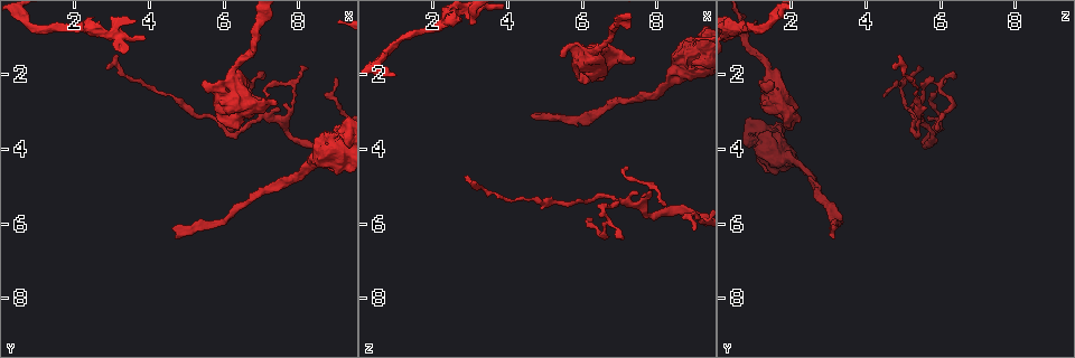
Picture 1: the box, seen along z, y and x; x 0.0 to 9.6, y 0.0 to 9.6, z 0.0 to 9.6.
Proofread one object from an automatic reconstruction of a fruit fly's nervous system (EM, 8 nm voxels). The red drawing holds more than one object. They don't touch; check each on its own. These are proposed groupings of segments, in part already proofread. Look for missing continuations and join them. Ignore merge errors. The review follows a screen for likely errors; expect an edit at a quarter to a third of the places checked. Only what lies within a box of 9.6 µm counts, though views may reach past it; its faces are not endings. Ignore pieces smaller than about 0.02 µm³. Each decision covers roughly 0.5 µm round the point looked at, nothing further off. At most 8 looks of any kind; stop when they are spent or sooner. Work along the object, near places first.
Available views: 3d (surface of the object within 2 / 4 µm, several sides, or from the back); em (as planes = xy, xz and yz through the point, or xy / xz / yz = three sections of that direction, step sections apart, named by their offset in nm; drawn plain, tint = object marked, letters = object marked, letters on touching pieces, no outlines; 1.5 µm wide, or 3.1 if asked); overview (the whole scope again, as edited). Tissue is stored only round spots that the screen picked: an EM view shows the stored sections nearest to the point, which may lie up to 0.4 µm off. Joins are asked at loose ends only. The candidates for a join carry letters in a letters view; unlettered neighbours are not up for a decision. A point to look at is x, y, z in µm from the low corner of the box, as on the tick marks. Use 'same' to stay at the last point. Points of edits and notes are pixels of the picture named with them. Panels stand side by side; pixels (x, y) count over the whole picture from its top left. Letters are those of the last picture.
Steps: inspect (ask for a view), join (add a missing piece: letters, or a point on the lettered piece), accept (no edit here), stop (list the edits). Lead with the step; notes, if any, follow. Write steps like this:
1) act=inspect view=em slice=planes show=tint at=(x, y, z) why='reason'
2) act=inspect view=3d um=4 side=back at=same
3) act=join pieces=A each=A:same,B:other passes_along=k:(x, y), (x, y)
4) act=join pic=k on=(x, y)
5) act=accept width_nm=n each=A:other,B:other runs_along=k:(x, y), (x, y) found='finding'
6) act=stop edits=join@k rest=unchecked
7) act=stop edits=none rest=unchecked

act=inspect view=3d um=2 at=(4.60, 6.15, 3.05) why='long arm stops here'

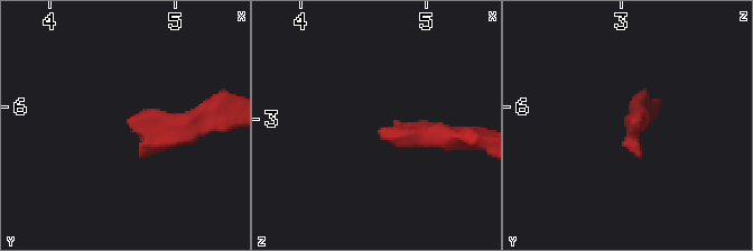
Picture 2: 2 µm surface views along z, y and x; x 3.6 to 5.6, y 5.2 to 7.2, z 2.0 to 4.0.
act=inspect view=em slice=xz step=4 show=letters at=(4.64, 6.10, 3.12)

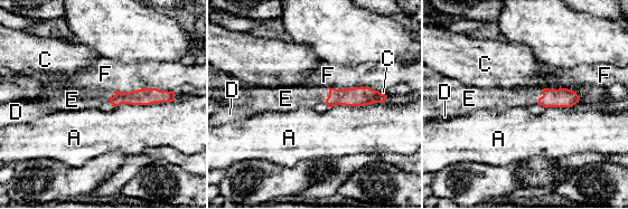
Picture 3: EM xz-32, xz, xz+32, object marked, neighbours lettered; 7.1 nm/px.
act=join pieces=E each=A:other,C:other,D:other,E:same,F:other passes_along=3:(562, 97), (540, 97), (505, 98) found='the neuron continues'

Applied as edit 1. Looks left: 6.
act=inspect view=em slice=xy step=4 show=tint at=(5.55, 2.30, 1.55) why='thin end'

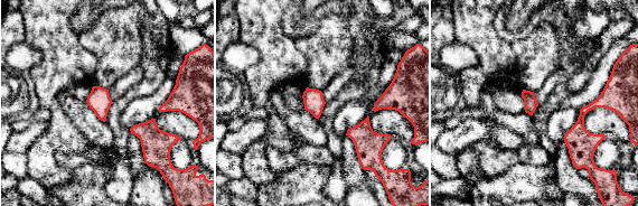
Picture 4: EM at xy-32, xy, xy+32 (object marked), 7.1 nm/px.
act=inspect view=em slice=planes show=letters at=same why='cut it another way'

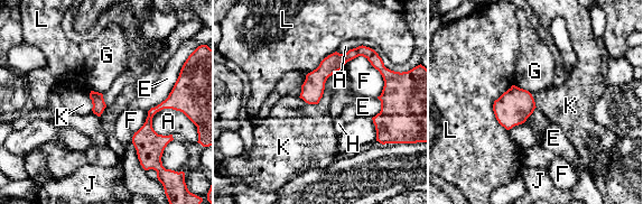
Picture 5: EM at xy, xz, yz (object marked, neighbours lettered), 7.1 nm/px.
act=accept longest_contact=F:360nm each=A:other,E:other,F:other,G:other,H:other,J:other,K:other,L:other border=5:(299, 96), (308, 103), (317, 104) found='no lettered piece goes on from it'

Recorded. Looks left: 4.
act=inspect view=3d um=4 at=(7.50, 2.80, 1.55)

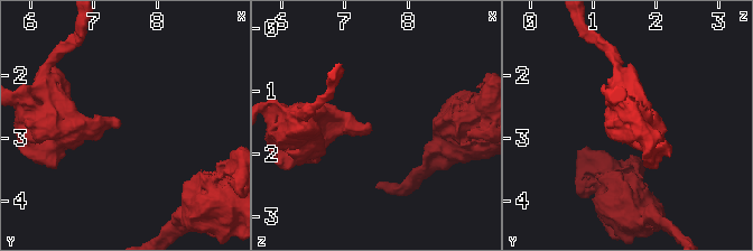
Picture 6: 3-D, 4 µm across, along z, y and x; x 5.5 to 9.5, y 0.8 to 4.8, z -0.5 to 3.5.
act=inspect view=em slice=planes show=letters at=(7.45, 2.80, 1.55)

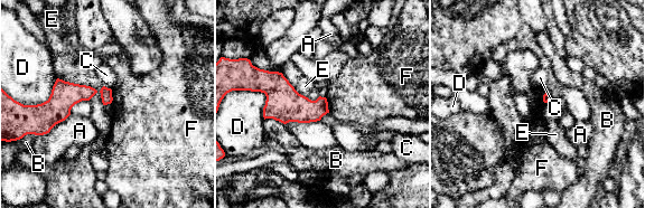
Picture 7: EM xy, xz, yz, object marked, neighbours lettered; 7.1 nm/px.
act=accept each=A:other,B:other,C:other,D:other,E:other,F:other border=7:(325, 97), (329, 112) found='no lettered piece goes on from it'

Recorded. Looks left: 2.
act=stop edits=join@3 rest=unchecked

